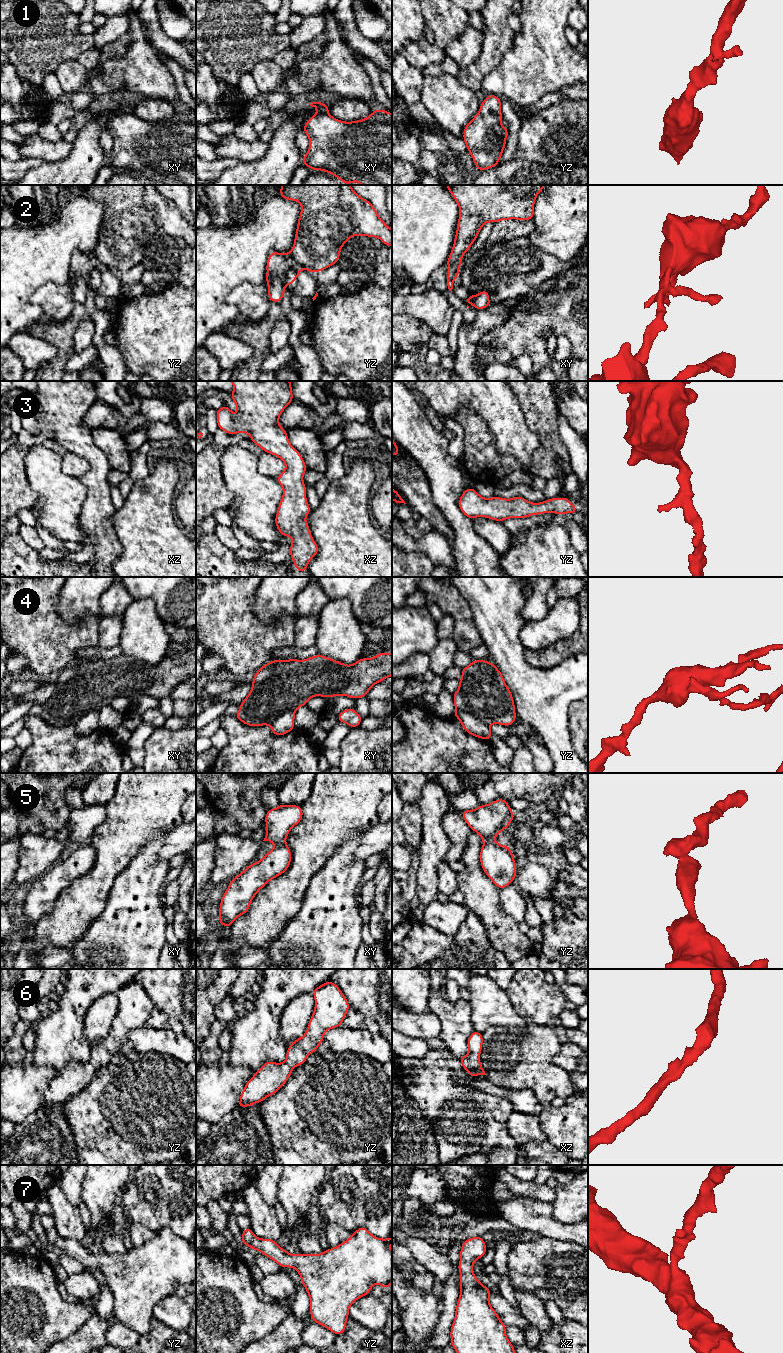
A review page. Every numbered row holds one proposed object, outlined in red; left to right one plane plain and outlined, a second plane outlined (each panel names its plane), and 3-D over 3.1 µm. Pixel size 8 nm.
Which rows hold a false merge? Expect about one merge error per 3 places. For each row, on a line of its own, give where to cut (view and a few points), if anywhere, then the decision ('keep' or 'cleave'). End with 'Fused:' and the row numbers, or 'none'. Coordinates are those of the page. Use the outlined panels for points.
1: no cut | keep
2: yz (289, 253), (301, 267) | cleave
3: no cut | keep
4: yz (455, 708), (472, 714), (488, 726) | cleave
5: yz (493, 838), (484, 842) | cleave
6: no cut | keep
7: no cut | keep
Fused: 2, 4, 5

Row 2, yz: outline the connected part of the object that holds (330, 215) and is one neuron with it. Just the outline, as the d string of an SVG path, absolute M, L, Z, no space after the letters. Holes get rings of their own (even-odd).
M281 185L279 195L301 203L290 254L309 272L323 271L336 264L343 245L352 236L377 237L387 247L392 246L392 229L379 217L371 202L360 197L350 185Z

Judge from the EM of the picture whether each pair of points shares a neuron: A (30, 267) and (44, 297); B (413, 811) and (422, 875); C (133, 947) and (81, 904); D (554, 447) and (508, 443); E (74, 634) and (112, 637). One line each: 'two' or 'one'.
A: two
B: two
C: two
D: two
E: two

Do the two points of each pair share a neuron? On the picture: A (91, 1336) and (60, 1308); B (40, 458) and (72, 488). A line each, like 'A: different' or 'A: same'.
A: different
B: same

